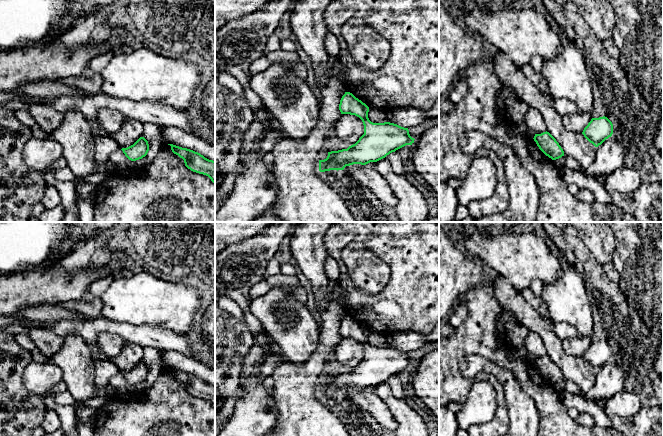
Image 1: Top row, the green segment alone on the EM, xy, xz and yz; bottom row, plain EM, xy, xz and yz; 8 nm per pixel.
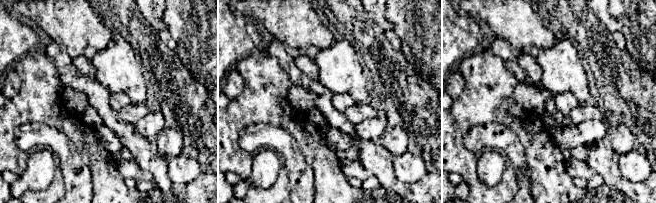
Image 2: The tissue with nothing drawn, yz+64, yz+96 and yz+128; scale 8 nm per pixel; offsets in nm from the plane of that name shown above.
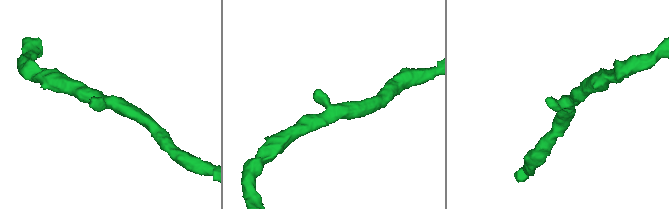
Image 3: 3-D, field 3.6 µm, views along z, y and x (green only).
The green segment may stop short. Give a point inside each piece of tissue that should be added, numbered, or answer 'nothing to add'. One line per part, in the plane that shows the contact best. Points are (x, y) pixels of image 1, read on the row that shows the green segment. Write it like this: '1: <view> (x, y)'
nothing to add

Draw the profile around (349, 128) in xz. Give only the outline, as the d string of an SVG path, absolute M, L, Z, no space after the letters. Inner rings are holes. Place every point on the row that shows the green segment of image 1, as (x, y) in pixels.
M341 114L333 134L351 146L364 134L363 122L355 115Z

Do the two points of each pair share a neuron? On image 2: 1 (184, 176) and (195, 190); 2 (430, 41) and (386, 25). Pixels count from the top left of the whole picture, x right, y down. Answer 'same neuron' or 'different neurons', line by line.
1: different neurons
2: different neurons

